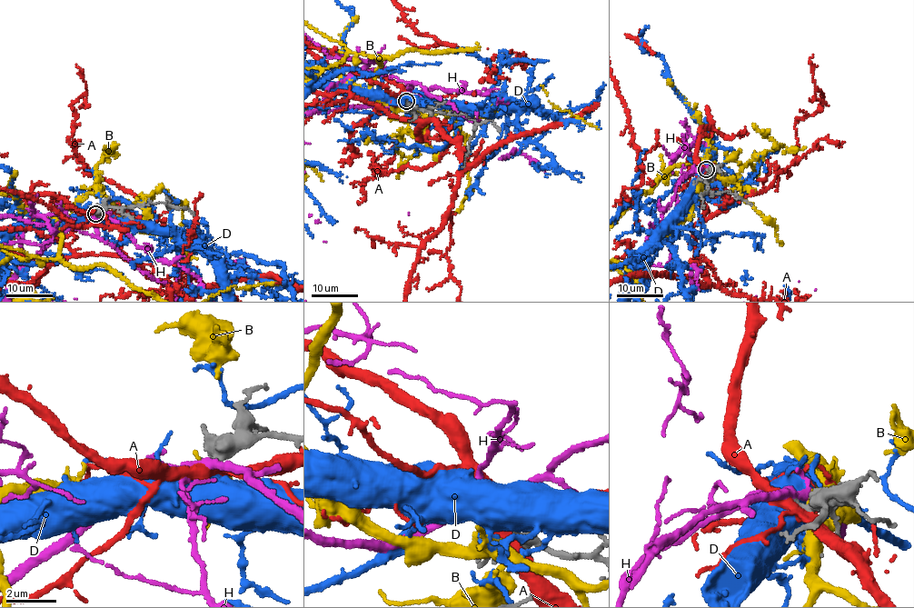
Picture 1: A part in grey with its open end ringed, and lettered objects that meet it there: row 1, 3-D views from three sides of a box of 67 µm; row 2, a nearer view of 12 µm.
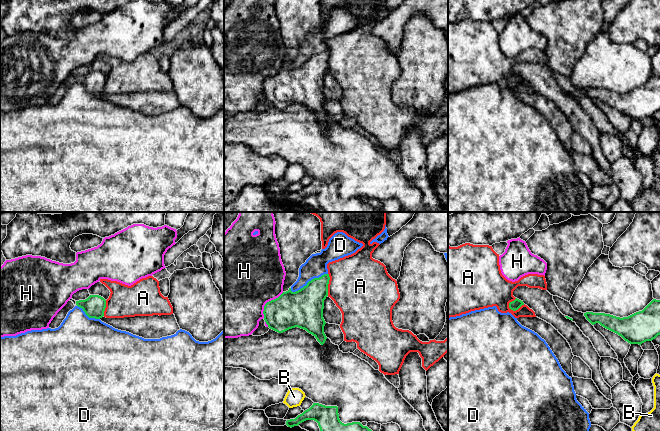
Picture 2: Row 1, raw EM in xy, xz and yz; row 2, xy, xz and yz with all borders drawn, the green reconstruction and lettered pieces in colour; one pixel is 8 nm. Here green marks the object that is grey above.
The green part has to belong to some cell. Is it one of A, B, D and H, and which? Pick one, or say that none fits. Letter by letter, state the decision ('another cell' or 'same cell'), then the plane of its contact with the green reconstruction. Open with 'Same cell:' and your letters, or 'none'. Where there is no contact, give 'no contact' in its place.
Same cell: none
A: another cell; contact in yz
B: another cell; no contact
D: another cell; contact in xz
H: another cell; contact in xz

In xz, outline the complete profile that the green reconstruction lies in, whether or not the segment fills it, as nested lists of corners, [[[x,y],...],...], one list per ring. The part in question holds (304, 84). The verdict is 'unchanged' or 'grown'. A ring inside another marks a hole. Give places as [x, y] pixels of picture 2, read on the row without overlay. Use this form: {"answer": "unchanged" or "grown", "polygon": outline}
{"answer": "grown", "polygon": [[[275,0],[275,11],[280,24],[281,36],[285,44],[286,52],[283,61],[283,69],[276,75],[267,78],[264,82],[264,96],[268,103],[278,109],[298,103],[312,110],[323,121],[327,115],[324,109],[326,100],[323,94],[324,76],[328,72],[329,50],[314,54],[306,62],[296,68],[291,67],[291,62],[299,53],[299,44],[315,28],[322,26],[321,0]]]}

